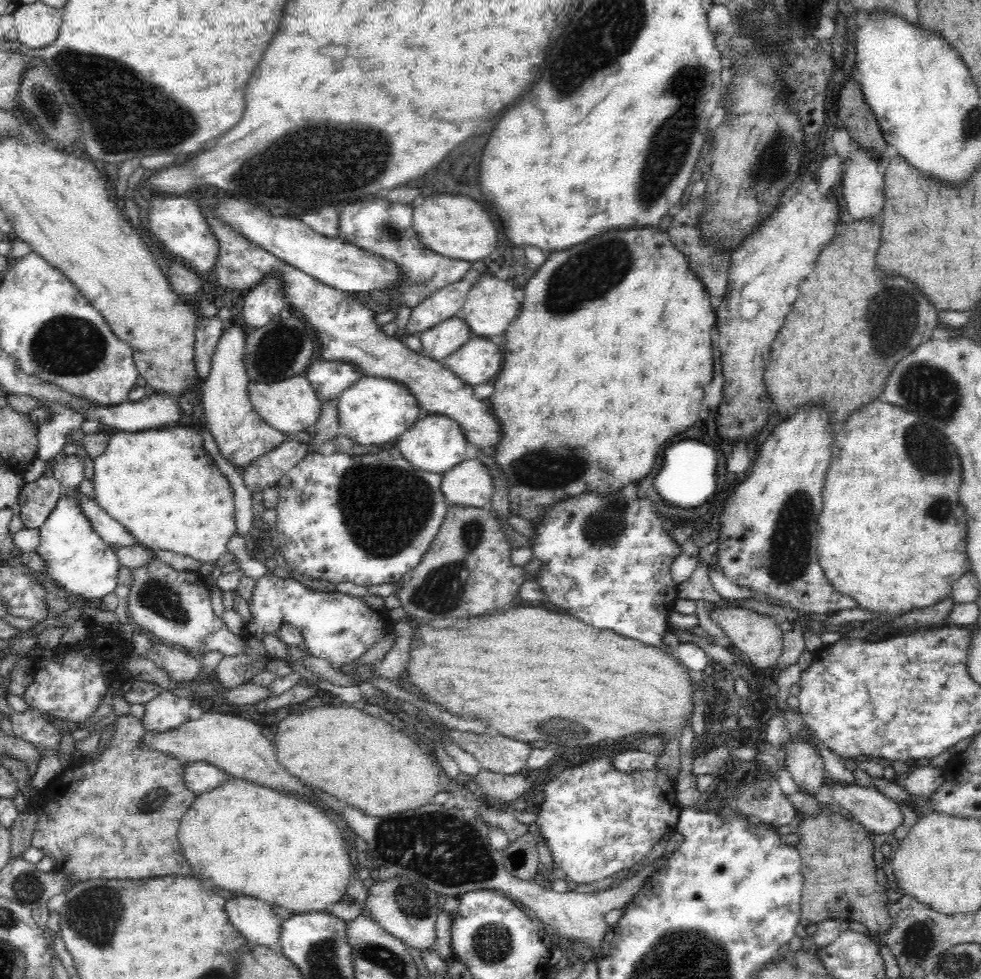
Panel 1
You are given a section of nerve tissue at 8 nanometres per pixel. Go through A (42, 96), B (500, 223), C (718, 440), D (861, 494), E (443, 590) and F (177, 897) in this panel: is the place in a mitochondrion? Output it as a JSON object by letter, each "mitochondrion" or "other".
{"A":"mitochondrion","B":"other","C":"other","D":"other","E":"mitochondrion","F":"other"}

